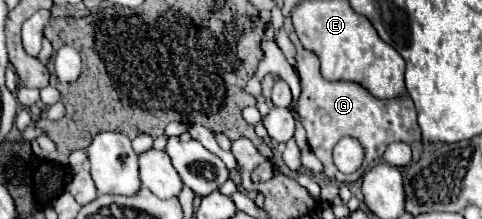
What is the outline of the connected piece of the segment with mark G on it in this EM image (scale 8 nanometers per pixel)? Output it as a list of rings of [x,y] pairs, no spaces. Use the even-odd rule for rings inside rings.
[[[294,32],[290,34],[290,40],[298,52],[296,72],[302,84],[302,94],[300,94],[296,110],[298,110],[300,122],[306,128],[308,146],[312,148],[316,158],[324,164],[324,174],[328,178],[338,180],[338,182],[354,182],[362,176],[366,168],[382,160],[382,154],[388,144],[392,142],[412,144],[422,138],[422,132],[418,126],[418,114],[410,96],[396,98],[396,100],[378,100],[378,98],[372,98],[360,84],[328,82],[320,74],[320,60],[316,58],[316,54],[306,50]],[[344,136],[352,136],[364,146],[364,164],[354,174],[342,174],[332,162],[332,150],[336,142]]]

